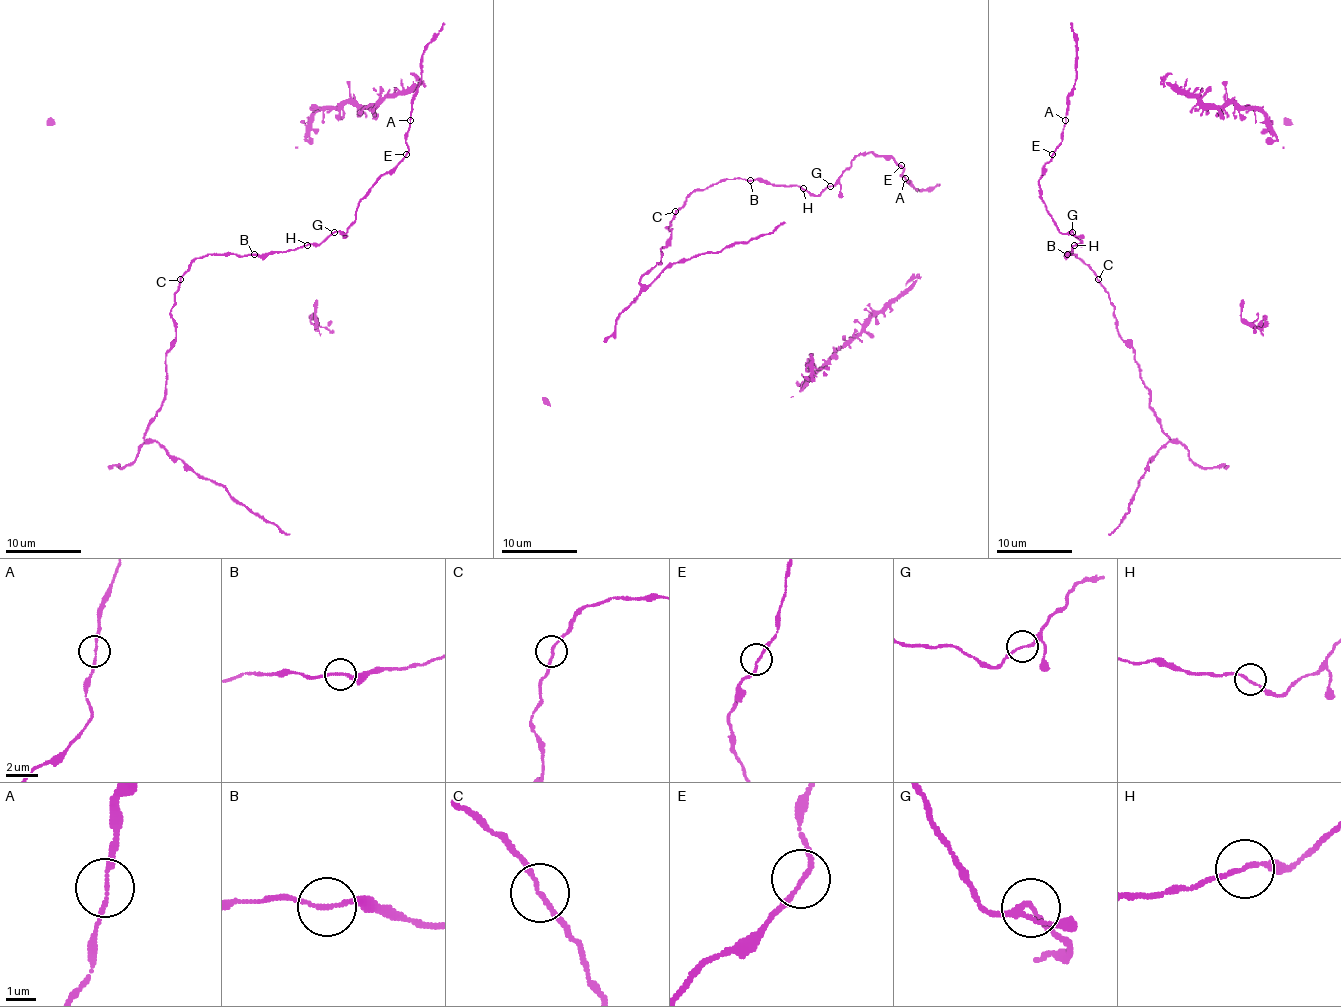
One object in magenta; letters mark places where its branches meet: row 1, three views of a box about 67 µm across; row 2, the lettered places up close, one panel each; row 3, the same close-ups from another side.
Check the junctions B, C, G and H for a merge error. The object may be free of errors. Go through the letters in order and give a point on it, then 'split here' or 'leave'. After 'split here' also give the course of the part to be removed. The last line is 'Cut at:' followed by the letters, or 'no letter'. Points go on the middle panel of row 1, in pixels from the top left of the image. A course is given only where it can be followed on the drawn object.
B: (750, 180) | leave
C: (675, 211) | leave
G: (830, 186) | leave
H: (803, 188) | leave
Cut at: no letter

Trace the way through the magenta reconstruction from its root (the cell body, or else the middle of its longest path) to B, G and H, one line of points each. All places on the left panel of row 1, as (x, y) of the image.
B: (379, 178), (358, 203), (356, 216), (345, 233), (332, 232), (320, 243), (254, 254)
G: (379, 178), (358, 203), (356, 216), (347, 232), (334, 232)
H: (379, 178), (358, 203), (356, 216), (345, 233), (332, 232), (320, 243), (307, 245)

